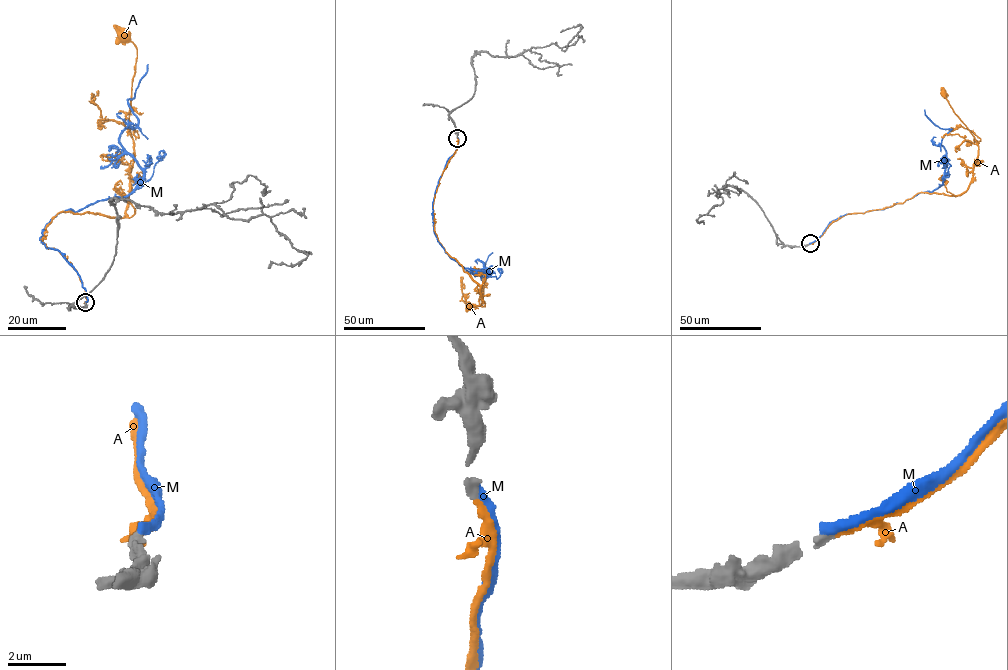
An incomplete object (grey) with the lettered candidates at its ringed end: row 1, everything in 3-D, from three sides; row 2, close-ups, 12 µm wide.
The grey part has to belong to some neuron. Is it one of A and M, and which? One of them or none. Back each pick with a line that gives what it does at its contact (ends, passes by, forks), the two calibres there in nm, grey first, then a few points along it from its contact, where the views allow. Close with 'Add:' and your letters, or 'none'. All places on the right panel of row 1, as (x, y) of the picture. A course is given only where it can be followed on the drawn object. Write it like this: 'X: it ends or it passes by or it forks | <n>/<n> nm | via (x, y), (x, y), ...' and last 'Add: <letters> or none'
A: it ends | 280/240 nm | via (810, 243), (833, 221), (848, 214), (903, 203), (920, 192), (956, 196), (967, 189), (978, 146), (943, 95)
Add: A

